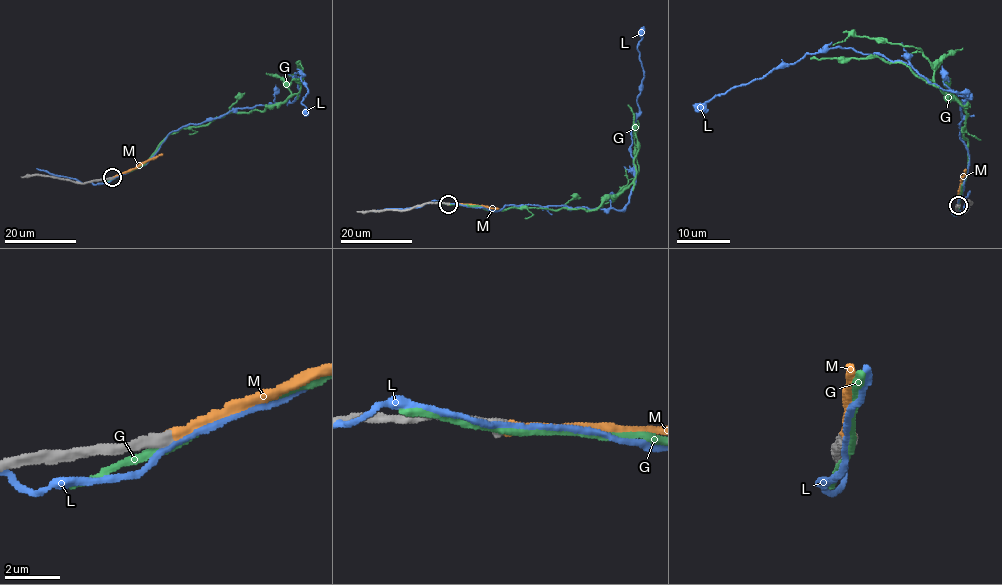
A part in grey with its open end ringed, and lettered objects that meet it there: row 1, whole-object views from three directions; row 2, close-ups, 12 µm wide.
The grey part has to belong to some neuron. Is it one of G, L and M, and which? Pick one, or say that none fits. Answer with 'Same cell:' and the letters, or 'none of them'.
Same cell: M

